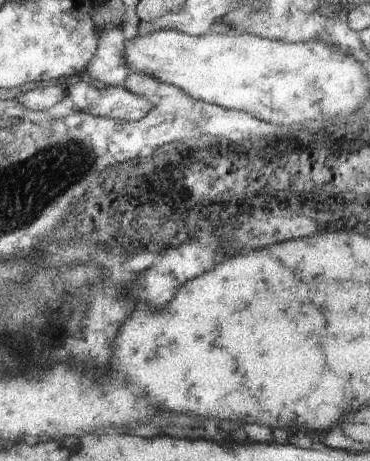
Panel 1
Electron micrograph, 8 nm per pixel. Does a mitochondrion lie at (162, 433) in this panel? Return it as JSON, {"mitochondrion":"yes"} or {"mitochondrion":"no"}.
{"mitochondrion":"no"}

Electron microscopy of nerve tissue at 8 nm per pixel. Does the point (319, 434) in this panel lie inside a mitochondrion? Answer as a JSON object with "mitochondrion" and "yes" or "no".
{"mitochondrion":"no"}

